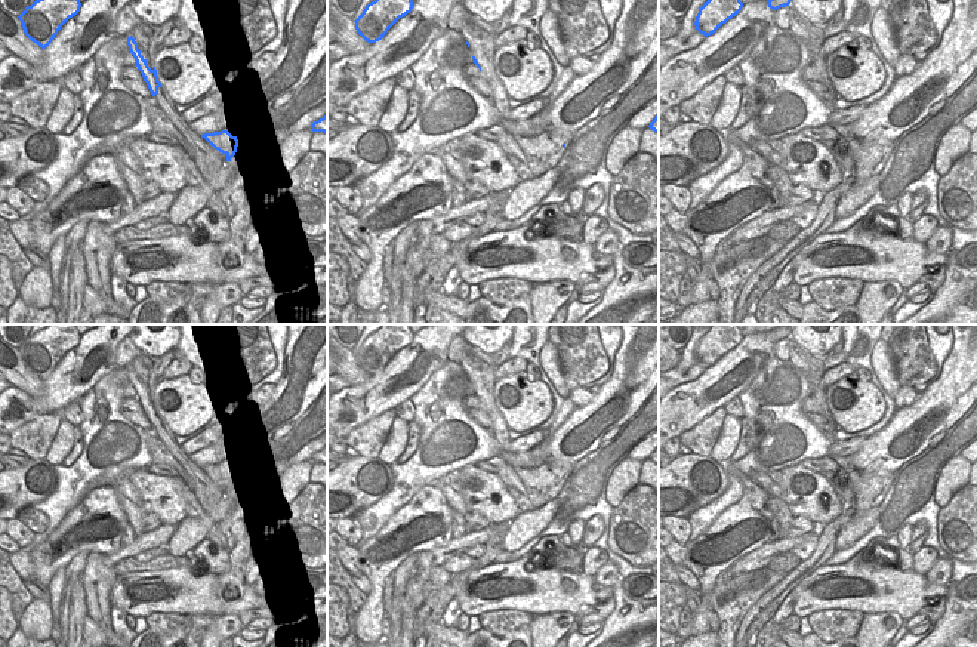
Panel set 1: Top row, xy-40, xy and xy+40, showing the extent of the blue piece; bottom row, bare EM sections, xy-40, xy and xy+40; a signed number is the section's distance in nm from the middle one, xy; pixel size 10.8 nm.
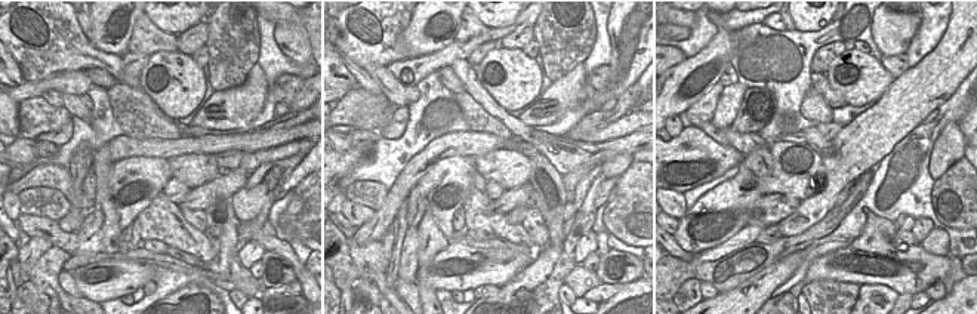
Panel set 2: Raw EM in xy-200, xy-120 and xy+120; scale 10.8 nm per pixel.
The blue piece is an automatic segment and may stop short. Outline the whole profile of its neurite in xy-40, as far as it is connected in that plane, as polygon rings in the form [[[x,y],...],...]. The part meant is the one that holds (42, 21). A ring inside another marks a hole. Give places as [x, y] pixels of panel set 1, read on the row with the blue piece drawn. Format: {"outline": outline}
{"outline": [[[36,0],[18,16],[27,38],[46,49],[61,27],[80,12],[80,0]]]}

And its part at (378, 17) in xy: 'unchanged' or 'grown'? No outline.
unchanged

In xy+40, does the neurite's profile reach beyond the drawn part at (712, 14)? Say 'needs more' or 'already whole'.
already whole

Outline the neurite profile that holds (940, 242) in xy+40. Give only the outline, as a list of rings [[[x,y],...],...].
[[[937,227],[936,232],[927,240],[927,249],[934,253],[949,253],[952,247],[952,229]]]

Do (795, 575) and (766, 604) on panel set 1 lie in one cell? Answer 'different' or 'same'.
different

